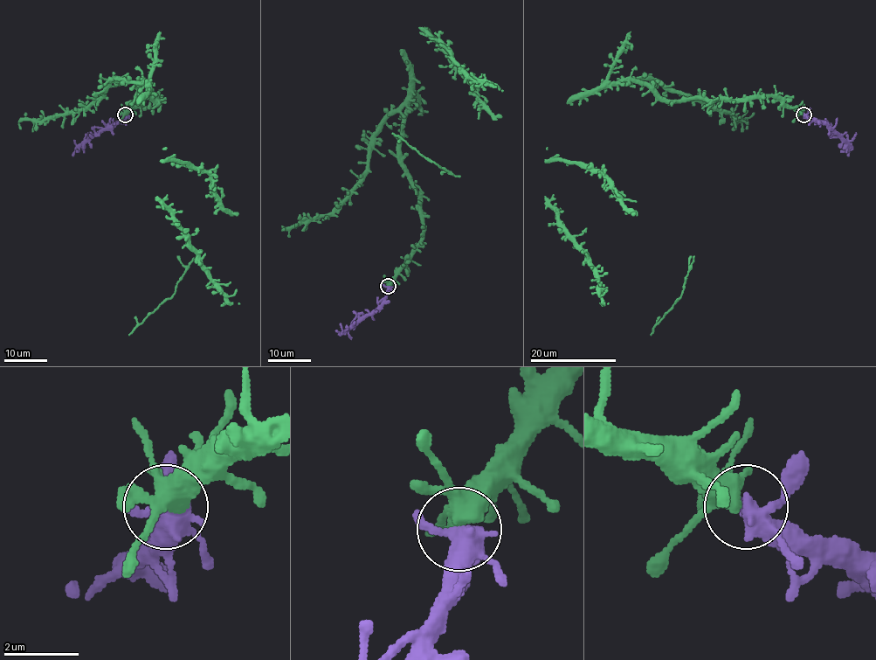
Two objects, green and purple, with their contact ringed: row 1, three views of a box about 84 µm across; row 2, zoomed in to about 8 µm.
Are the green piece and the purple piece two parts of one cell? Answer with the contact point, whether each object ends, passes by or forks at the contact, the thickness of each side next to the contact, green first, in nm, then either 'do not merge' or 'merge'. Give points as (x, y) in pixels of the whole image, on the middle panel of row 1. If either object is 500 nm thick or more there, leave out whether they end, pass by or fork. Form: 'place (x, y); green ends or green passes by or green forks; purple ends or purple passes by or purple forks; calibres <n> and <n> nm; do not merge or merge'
place (388, 286); green forks; purple forks; calibres 360 and 400 nm; merge

